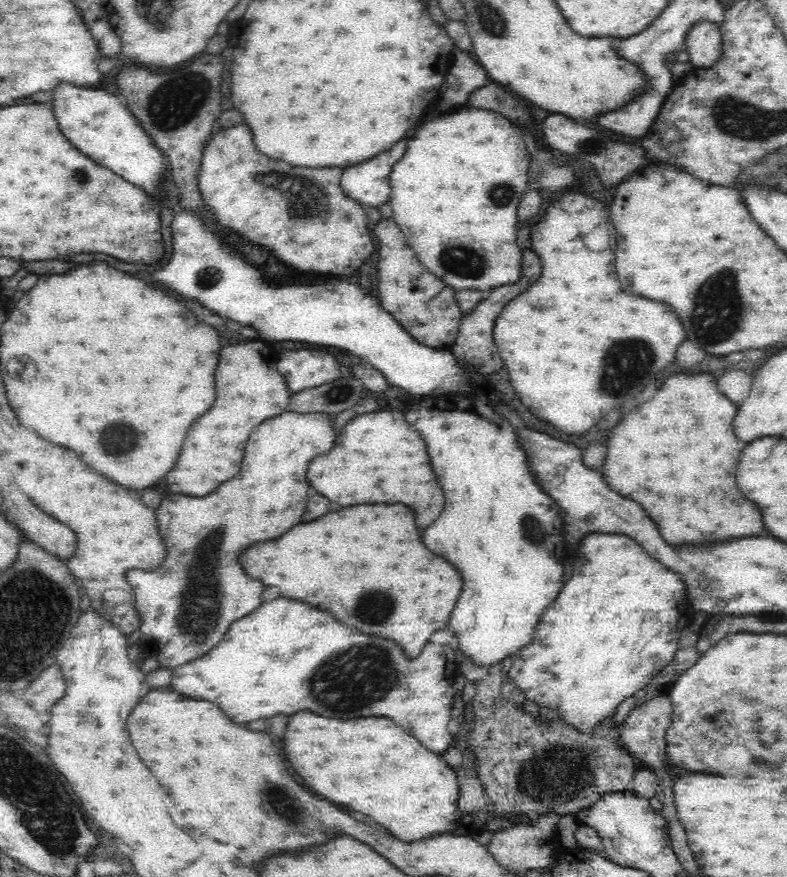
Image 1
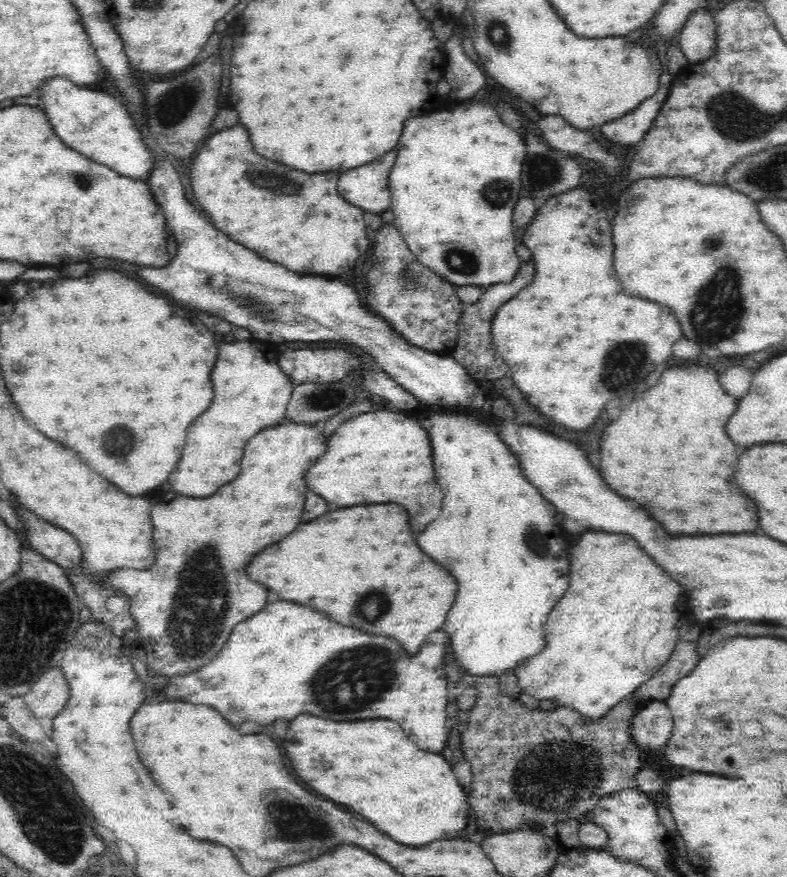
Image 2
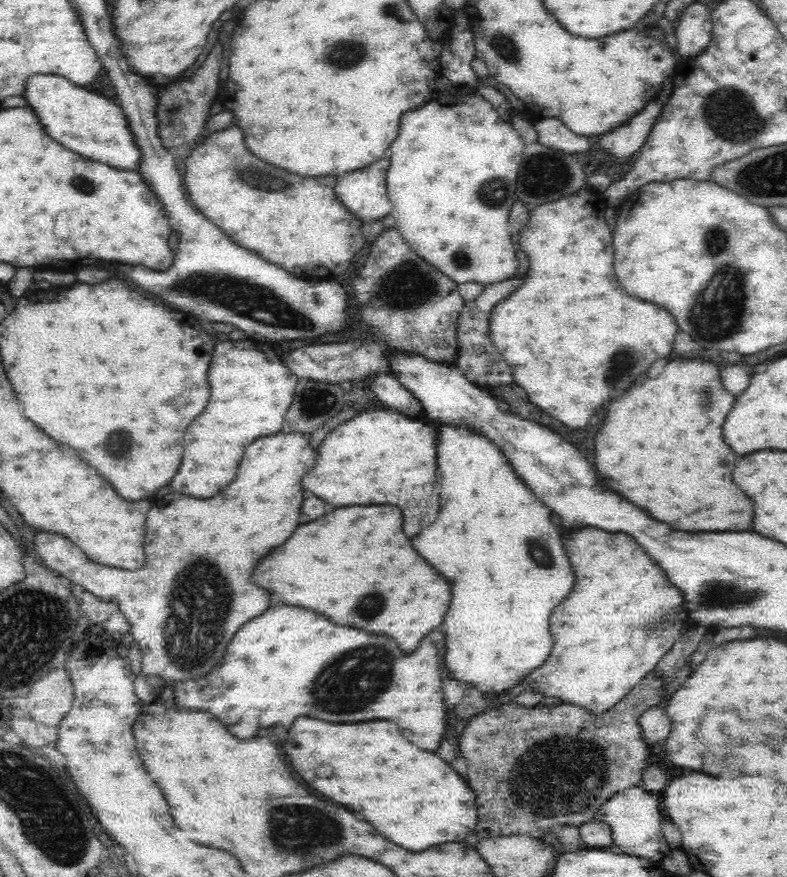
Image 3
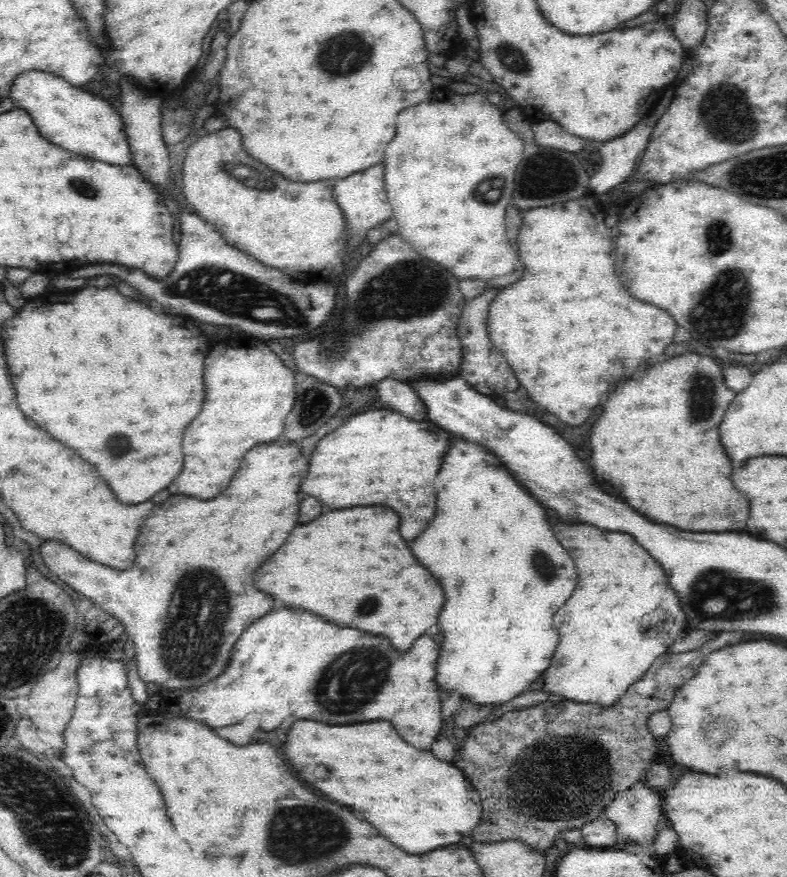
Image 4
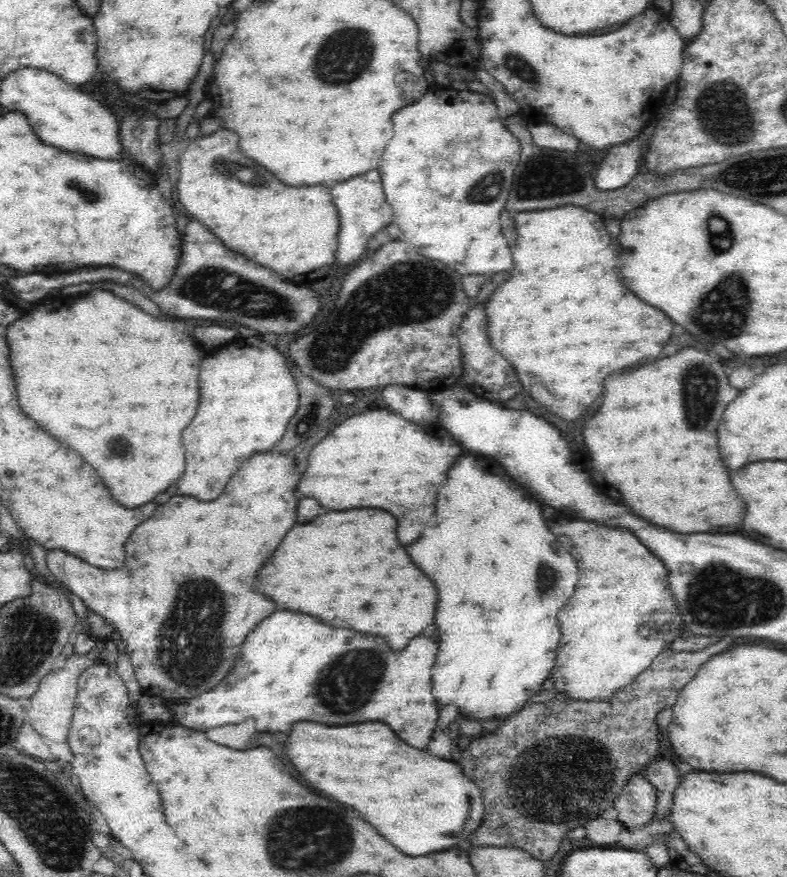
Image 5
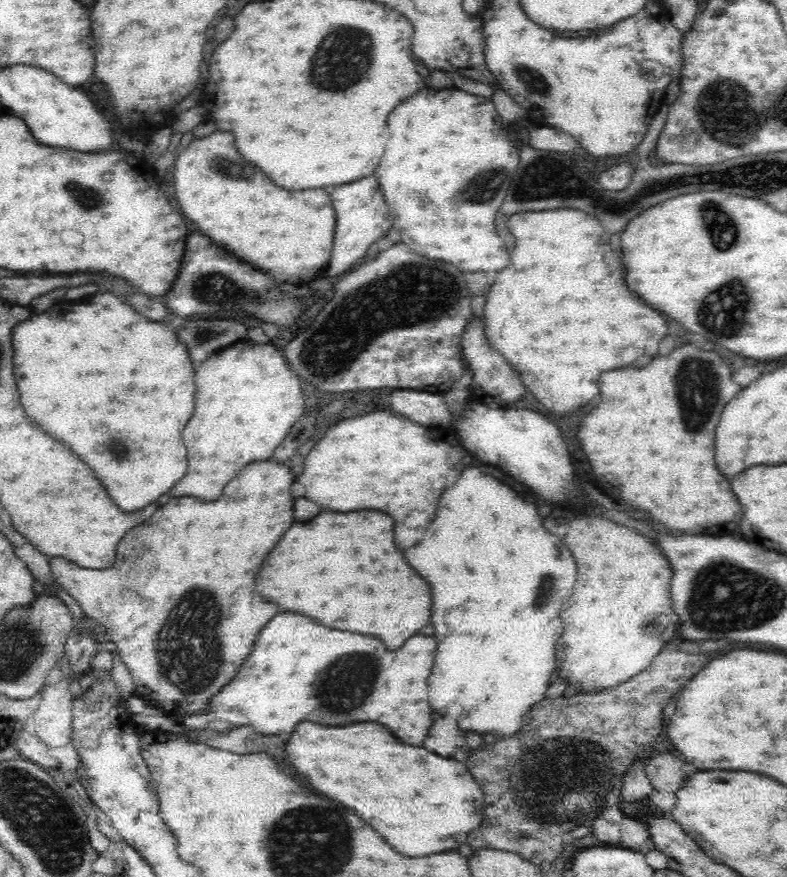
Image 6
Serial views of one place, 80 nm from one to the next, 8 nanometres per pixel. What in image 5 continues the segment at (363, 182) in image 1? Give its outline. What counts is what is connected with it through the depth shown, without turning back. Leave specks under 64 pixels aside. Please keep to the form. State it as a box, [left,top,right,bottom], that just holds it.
[332,170,390,266]

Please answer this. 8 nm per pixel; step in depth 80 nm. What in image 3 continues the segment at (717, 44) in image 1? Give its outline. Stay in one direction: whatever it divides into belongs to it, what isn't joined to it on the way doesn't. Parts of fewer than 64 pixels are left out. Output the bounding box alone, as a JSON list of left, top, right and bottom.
[674,2,713,60]

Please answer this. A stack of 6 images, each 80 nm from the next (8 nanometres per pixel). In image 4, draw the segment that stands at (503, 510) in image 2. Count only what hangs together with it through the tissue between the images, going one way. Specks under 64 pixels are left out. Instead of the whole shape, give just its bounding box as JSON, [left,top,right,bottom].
[410,440,576,705]

